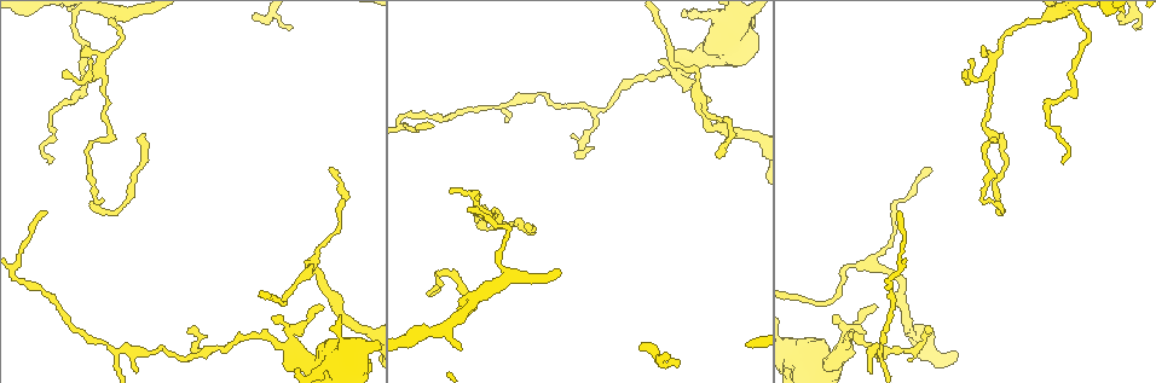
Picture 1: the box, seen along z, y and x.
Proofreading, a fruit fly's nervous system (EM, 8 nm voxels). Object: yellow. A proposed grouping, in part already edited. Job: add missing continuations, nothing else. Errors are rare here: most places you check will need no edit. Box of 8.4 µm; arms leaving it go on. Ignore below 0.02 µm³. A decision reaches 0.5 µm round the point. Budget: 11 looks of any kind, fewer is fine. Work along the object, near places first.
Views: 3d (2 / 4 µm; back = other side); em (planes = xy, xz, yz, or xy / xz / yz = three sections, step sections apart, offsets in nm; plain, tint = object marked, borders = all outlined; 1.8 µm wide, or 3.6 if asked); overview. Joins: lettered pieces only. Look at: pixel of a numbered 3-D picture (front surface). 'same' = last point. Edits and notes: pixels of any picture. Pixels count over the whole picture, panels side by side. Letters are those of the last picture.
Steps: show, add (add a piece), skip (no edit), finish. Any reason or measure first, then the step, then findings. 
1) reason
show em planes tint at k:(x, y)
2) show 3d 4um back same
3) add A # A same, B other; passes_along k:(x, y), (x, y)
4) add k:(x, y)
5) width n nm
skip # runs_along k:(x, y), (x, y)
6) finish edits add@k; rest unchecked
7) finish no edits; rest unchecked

an open end
show em planes borders at 1:(1002, 134)

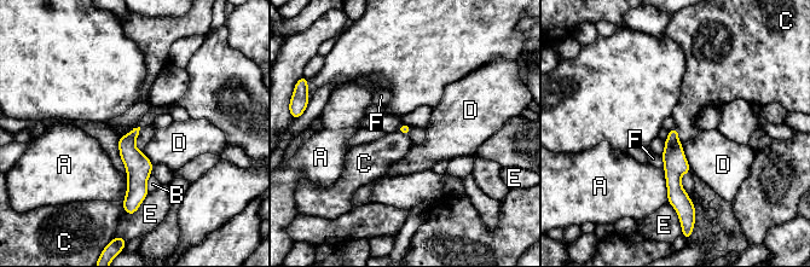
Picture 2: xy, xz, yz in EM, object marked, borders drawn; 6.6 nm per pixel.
skip # A other, B other, C other, D other, E other, F other; runs_along 2:(136, 131), (128, 204); no lettered piece goes on from it

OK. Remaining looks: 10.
end of a long branch
show em xy step 4 borders at 1:(1063, 164)

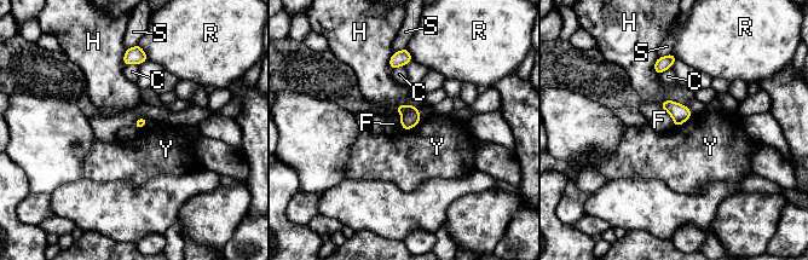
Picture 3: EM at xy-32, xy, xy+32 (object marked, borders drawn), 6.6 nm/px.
width 70 nm
skip # C other, F other, H other, R other, S other, Y other; border 3:(421, 117), (413, 127), (404, 131); none of them fits

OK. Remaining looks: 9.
an open end
show 3d 4um at 1:(873, 307)

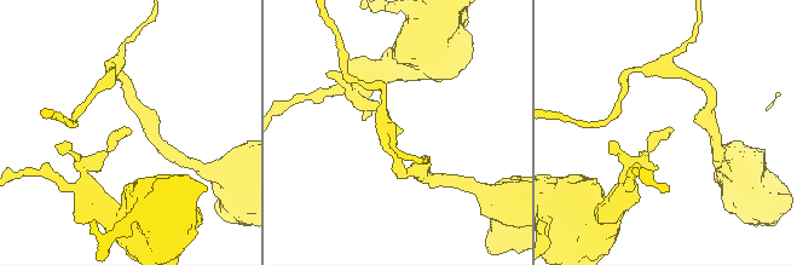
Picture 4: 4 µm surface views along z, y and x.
now the EM
show em xy step 16 tint at 4:(132, 131)

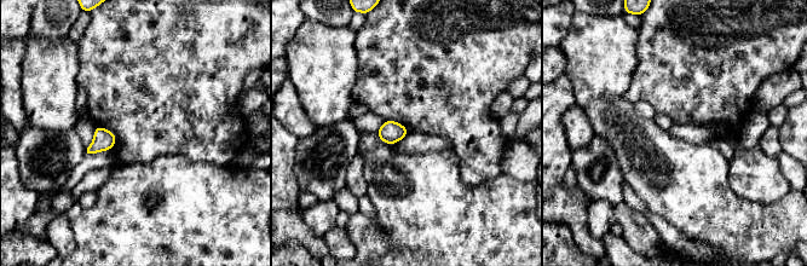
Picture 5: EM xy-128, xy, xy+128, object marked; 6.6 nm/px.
what lies round it
show em xy step 16 borders same

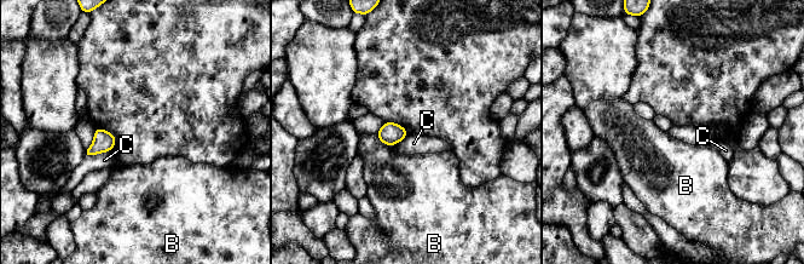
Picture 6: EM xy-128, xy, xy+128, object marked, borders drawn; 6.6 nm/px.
skip # B other, C other; border 6:(110, 150), (85, 158); none of them fits

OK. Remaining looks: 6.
thin end
show em planes borders at 1:(718, 155)

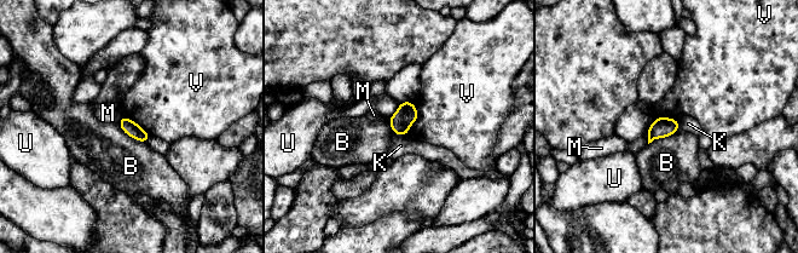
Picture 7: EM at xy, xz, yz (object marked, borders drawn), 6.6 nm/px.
width 100 nm
skip # B other, K other, M other, U other, V other; border 7:(678, 127), (648, 144); none of them fits

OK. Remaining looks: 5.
finish no edits; rest unchecked

